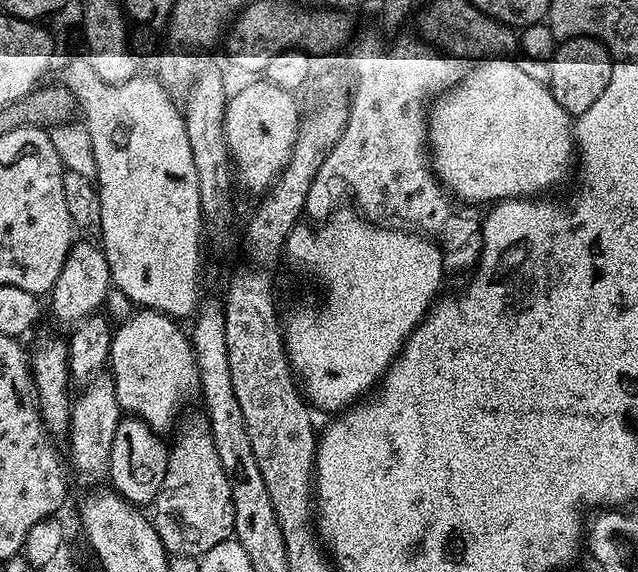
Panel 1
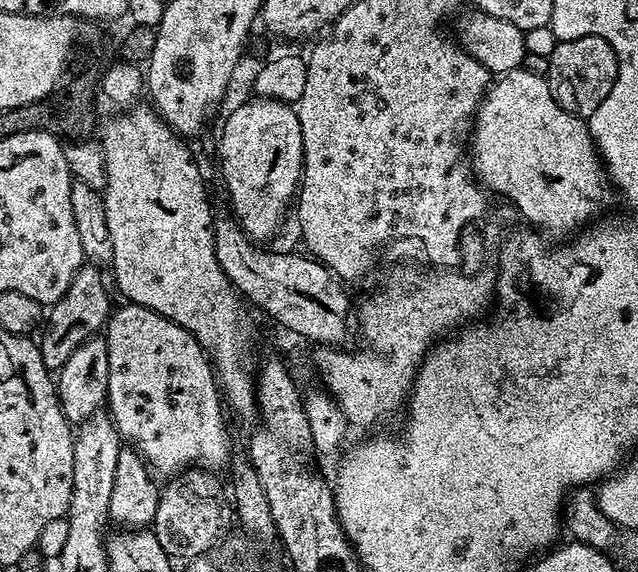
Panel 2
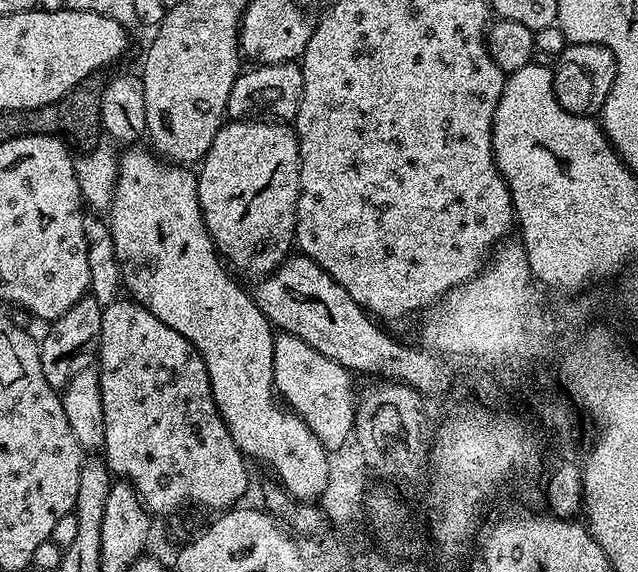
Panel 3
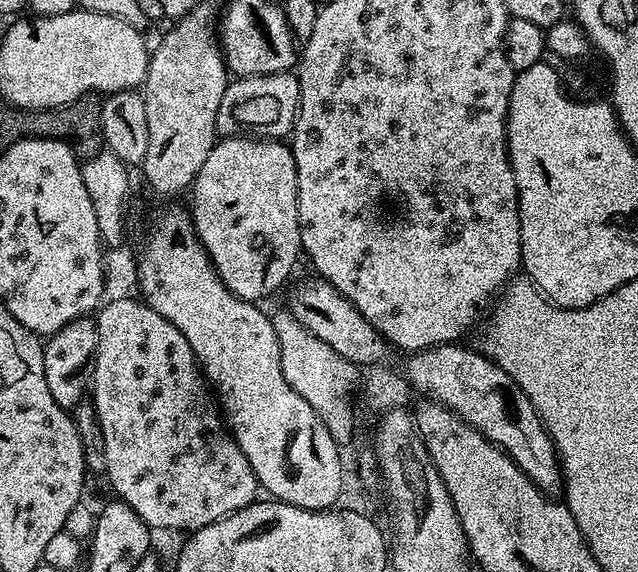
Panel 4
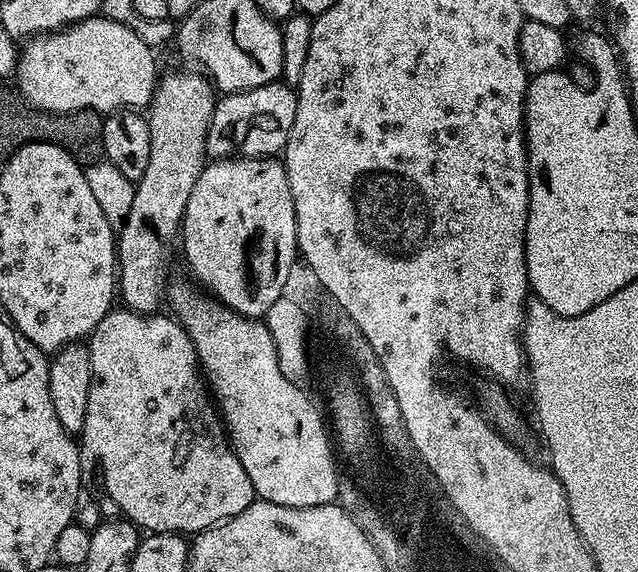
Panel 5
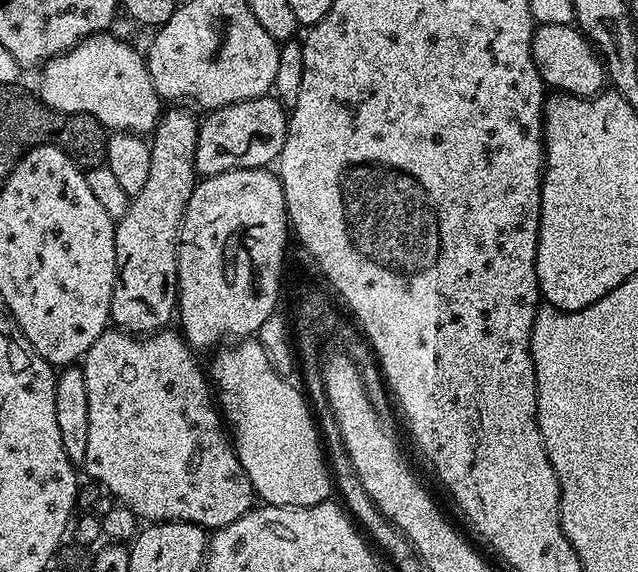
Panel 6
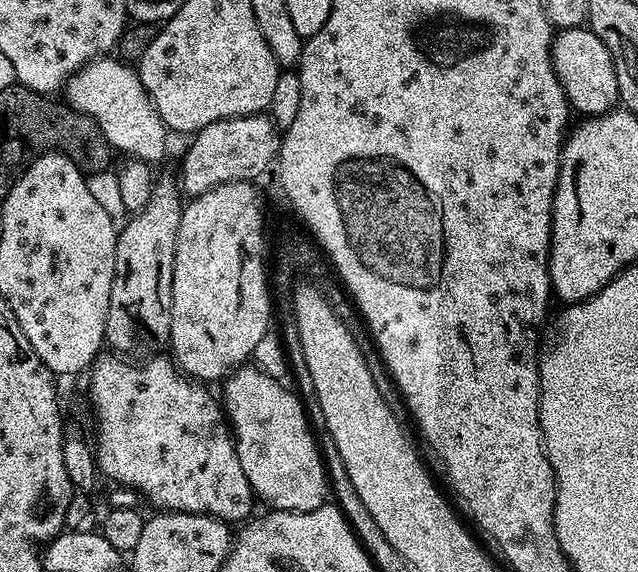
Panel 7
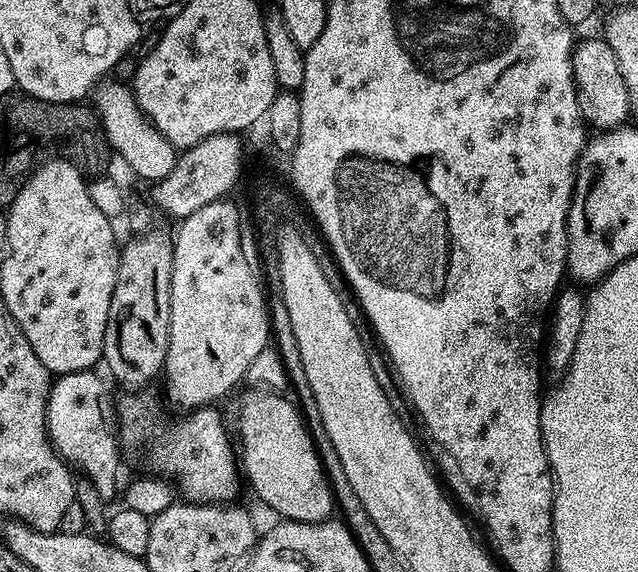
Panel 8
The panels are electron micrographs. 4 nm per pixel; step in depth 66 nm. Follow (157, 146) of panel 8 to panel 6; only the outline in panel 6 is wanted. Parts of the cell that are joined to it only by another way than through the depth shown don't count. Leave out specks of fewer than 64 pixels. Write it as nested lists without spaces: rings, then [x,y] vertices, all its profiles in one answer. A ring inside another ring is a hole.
[[[112,35],[87,36],[69,52],[43,65],[38,95],[54,110],[85,112],[105,129],[144,136],[151,133],[160,119],[162,102],[154,90],[145,55]]]

